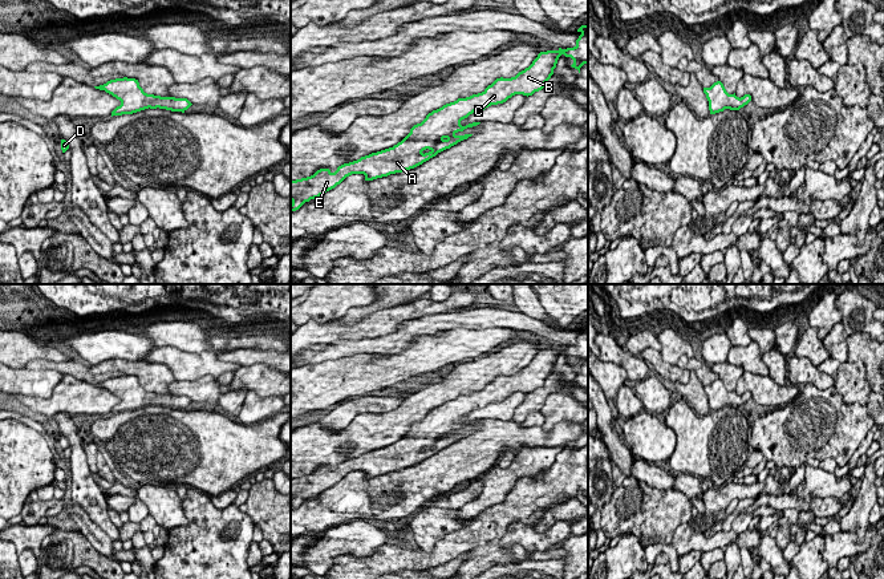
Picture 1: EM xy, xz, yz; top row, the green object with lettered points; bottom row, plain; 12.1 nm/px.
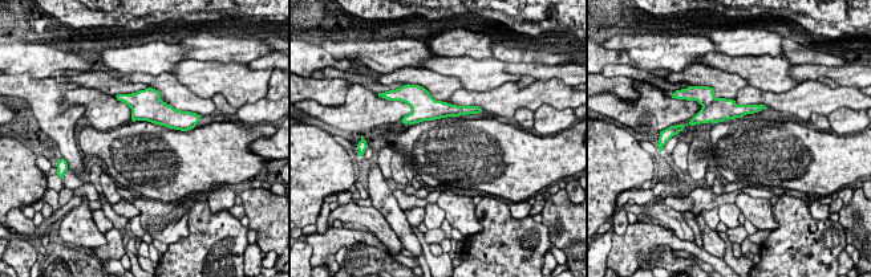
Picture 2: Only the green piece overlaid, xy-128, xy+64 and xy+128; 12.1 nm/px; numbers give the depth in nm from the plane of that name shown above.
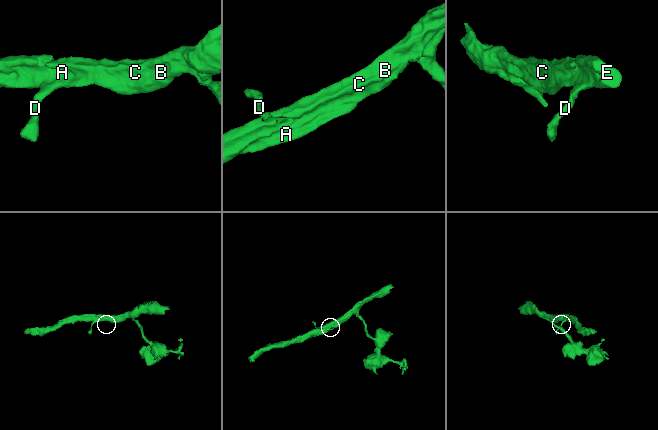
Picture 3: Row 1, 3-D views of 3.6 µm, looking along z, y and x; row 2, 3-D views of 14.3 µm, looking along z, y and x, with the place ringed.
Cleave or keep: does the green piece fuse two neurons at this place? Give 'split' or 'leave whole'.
leave whole

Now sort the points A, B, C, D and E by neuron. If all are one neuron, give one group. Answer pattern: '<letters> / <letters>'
A B C D E

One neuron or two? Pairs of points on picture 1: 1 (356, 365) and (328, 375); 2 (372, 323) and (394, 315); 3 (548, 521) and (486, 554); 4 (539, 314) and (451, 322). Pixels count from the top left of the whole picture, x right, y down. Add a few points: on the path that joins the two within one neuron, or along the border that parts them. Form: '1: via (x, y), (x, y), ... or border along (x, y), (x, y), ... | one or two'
1: via (349, 372), (347, 375), (335, 375) | one
2: via (377, 323), (389, 319) | one
3: border along (566, 519), (558, 519), (543, 531), (534, 530) | two
4: border along (520, 311), (555, 328) | two

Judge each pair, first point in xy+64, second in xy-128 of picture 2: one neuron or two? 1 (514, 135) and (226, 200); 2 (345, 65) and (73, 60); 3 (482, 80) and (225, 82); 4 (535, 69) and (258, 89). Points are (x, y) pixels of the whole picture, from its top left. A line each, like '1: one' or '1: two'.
1: two
2: one
3: one
4: two

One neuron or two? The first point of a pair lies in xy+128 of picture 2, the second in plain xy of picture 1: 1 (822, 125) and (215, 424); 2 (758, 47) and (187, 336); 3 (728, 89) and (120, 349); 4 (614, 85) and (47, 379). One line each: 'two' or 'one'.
1: two
2: one
3: two
4: one

